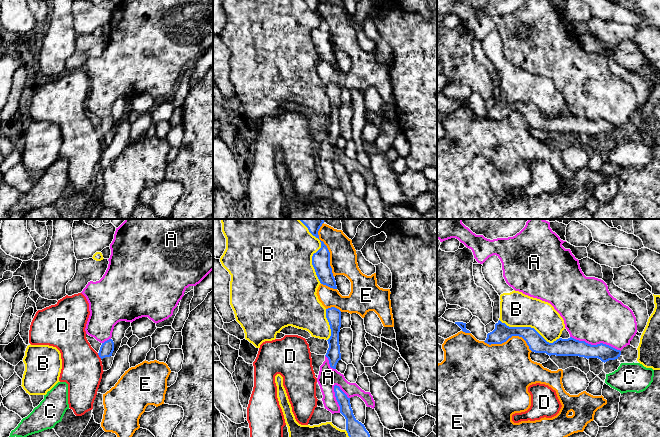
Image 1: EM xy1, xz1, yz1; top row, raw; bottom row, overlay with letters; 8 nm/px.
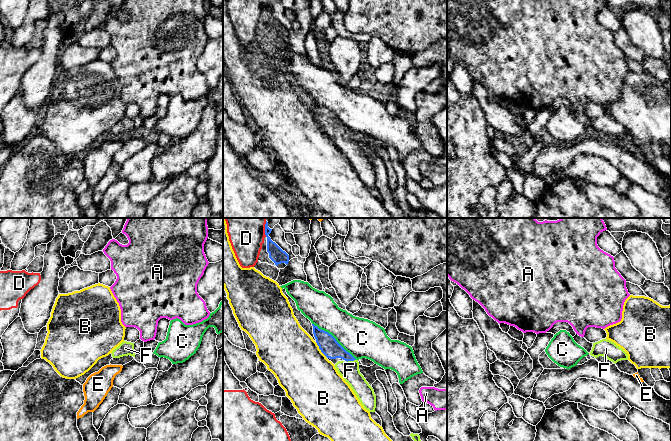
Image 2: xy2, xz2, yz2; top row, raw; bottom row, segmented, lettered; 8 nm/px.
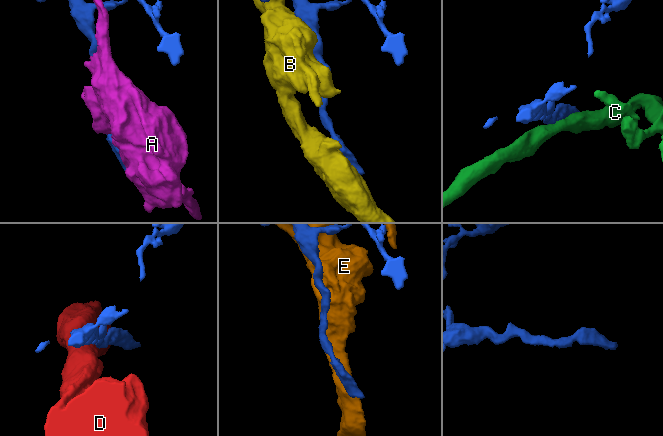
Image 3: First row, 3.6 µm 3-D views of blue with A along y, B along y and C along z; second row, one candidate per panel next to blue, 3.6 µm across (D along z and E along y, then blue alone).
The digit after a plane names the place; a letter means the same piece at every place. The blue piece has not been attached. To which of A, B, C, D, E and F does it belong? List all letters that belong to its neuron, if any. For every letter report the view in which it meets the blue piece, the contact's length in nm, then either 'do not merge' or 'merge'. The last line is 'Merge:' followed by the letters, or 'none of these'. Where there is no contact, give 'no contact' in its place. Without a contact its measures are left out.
A: contact in yz1; length 420 nm; do not merge
B: contact in xz1; length 500 nm; do not merge
C: contact in xz2; length 460 nm; do not merge
D: contact in xy1; length 60 nm; do not merge
E: contact in xz1; length 440 nm; do not merge
F: contact in xz2; length 80 nm; merge
Merge: F

